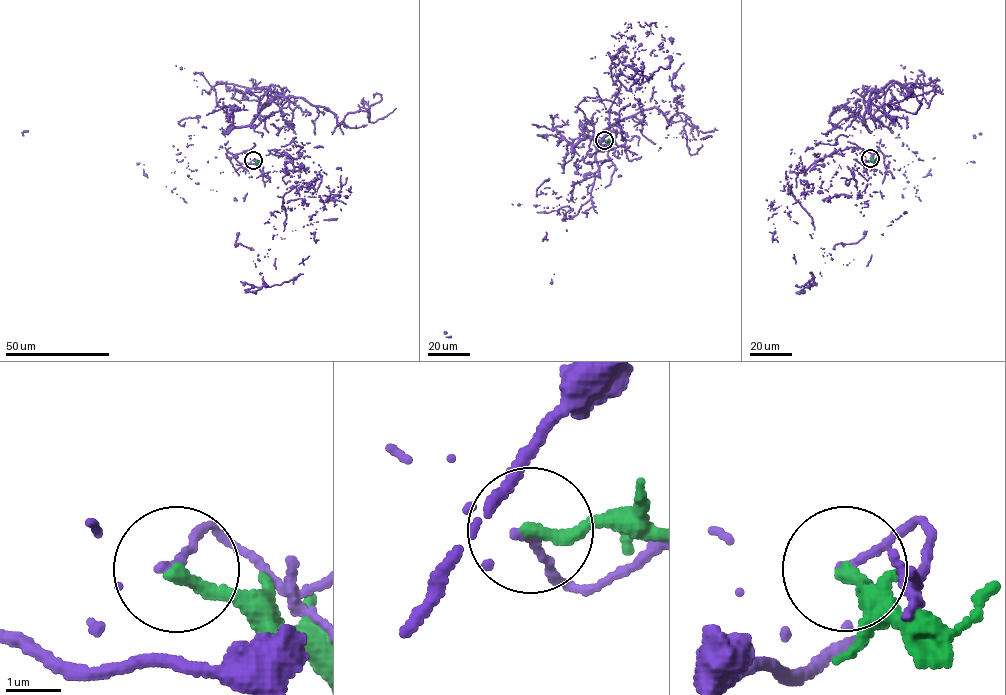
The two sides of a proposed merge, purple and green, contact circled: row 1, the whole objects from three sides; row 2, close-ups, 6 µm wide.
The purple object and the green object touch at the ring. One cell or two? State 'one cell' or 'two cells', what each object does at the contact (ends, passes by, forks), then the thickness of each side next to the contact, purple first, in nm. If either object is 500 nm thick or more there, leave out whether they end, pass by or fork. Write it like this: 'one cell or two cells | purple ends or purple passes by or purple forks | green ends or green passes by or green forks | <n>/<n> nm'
two cells | purple ends | green ends | 140/240 nm

